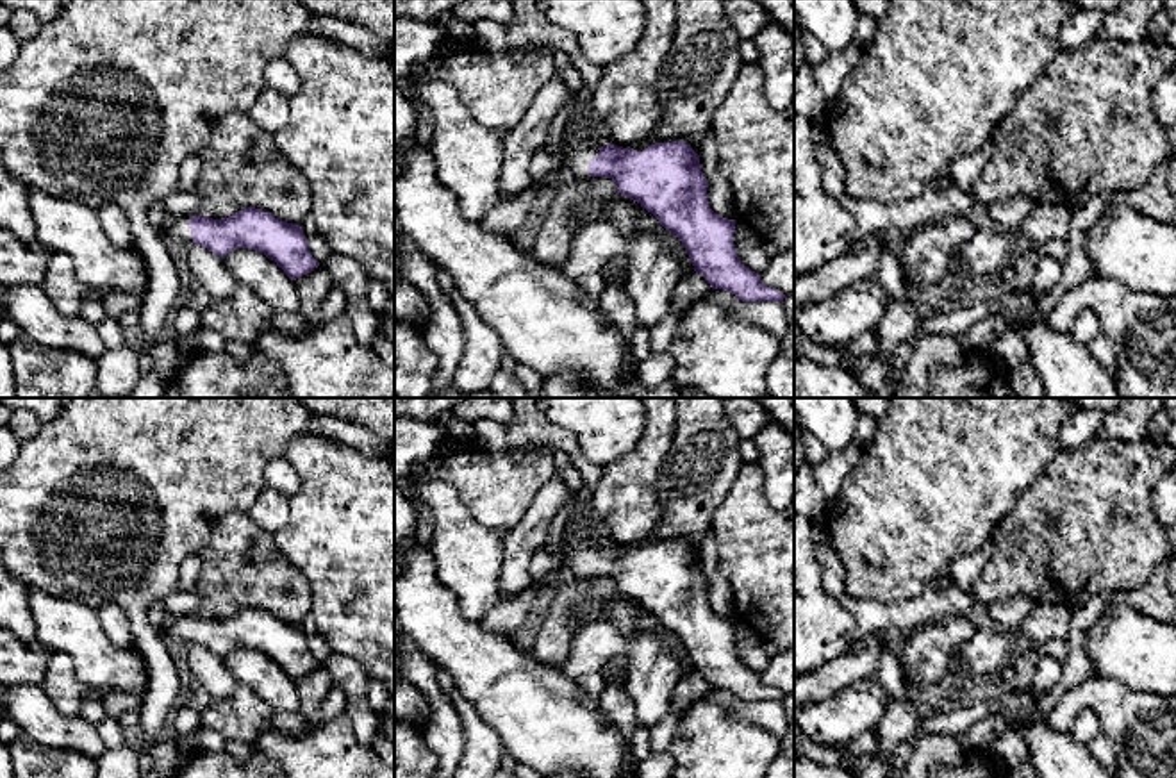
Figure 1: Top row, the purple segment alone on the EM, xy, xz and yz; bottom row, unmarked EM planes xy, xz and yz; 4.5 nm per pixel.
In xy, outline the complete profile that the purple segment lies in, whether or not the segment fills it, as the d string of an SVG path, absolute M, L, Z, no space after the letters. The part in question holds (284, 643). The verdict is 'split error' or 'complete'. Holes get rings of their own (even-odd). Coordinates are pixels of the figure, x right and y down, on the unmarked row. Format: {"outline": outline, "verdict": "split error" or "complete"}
{"outline": "M255 607L237 610L223 619L212 619L203 614L180 617L162 633L162 639L177 657L191 644L203 646L221 658L236 648L252 648L275 660L293 680L319 666L309 651L307 637L300 625L282 621Z", "verdict": "split error"}

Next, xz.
{"outline": "M571 516L560 551L576 578L612 578L617 594L651 612L682 641L694 671L703 675L712 689L725 689L742 701L785 698L737 657L735 619L710 608L708 580L701 571L700 555L685 541L655 542L642 551L612 542L605 546L600 534L578 525Z", "verdict": "split error"}

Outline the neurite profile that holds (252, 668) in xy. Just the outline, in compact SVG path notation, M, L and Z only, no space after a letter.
M236 648L223 660L228 673L243 685L248 685L273 710L300 710L300 694L294 680L264 653L252 648Z

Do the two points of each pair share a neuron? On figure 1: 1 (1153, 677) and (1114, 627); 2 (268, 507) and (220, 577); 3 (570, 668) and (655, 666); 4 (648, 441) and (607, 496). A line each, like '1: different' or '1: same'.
1: same
2: different
3: same
4: same

